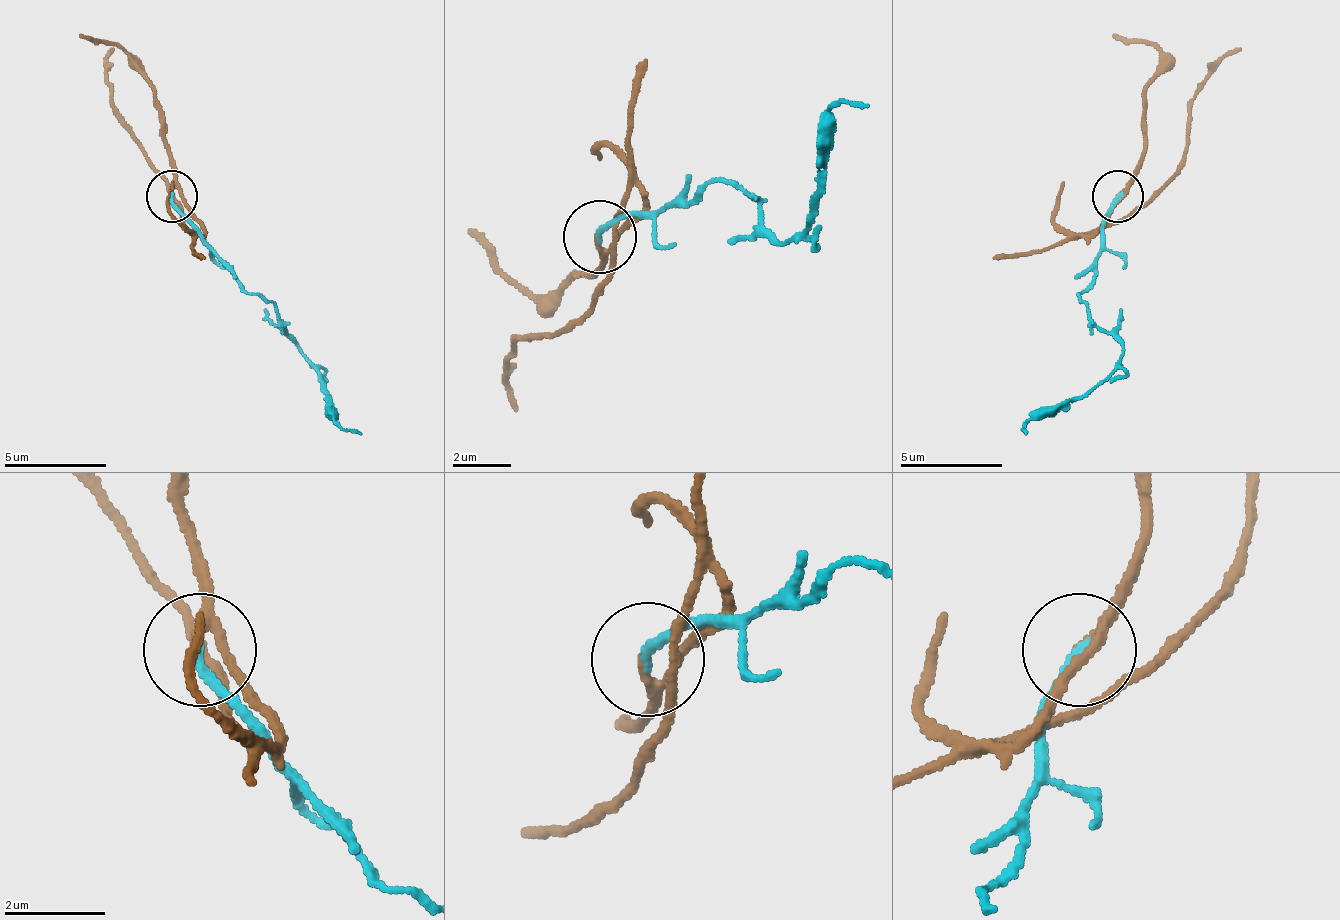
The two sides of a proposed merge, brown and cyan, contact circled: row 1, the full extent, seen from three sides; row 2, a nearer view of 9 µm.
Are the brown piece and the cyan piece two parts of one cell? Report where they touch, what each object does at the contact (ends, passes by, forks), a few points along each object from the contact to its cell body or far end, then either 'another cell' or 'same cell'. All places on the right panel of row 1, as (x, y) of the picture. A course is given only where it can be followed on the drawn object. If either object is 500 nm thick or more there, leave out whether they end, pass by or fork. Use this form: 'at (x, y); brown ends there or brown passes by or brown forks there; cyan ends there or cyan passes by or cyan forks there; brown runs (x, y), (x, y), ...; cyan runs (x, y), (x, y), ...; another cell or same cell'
at (1118, 196); brown passes by; cyan ends there; brown runs (1119, 197), (1124, 187), (1114, 213), (1129, 218), (1155, 192), (1186, 151), (1191, 100), (1201, 79), (1242, 49); cyan runs (1119, 197), (1104, 223), (1099, 274), (1078, 295), (1124, 356), (1088, 392), (1042, 408), (1022, 428), (1027, 433); same cell

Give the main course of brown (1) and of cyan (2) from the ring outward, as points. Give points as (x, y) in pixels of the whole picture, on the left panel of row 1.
1: (171, 197), (176, 187), (191, 213), (181, 218), (176, 192), (145, 151), (114, 100), (109, 79), (114, 49)
2: (171, 197), (186, 223), (232, 274), (263, 295), (324, 392), (324, 408), (345, 428), (360, 433)

